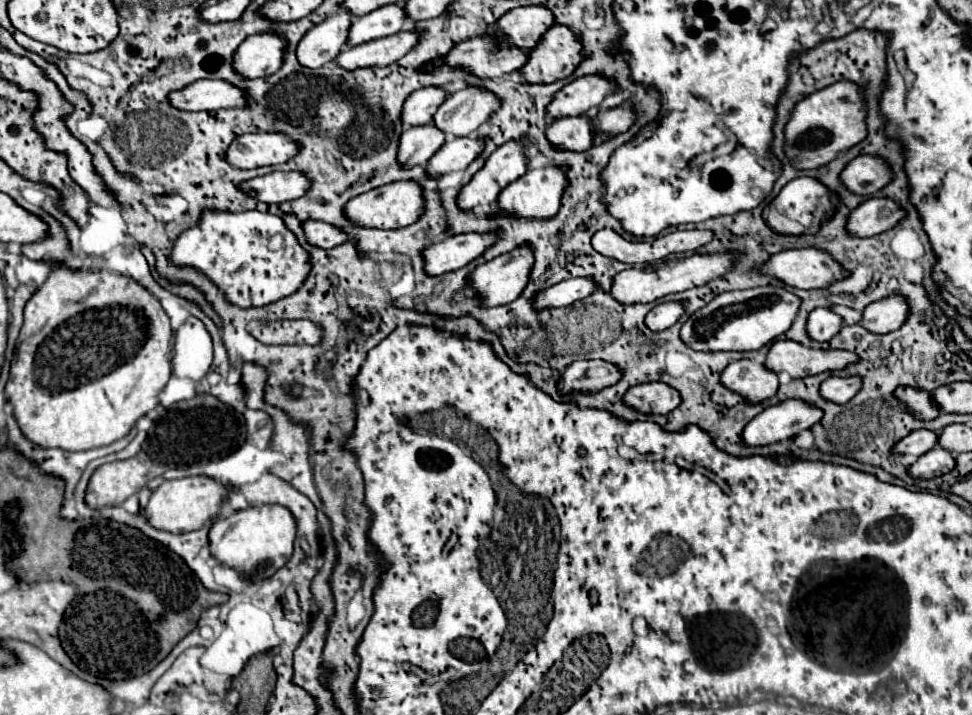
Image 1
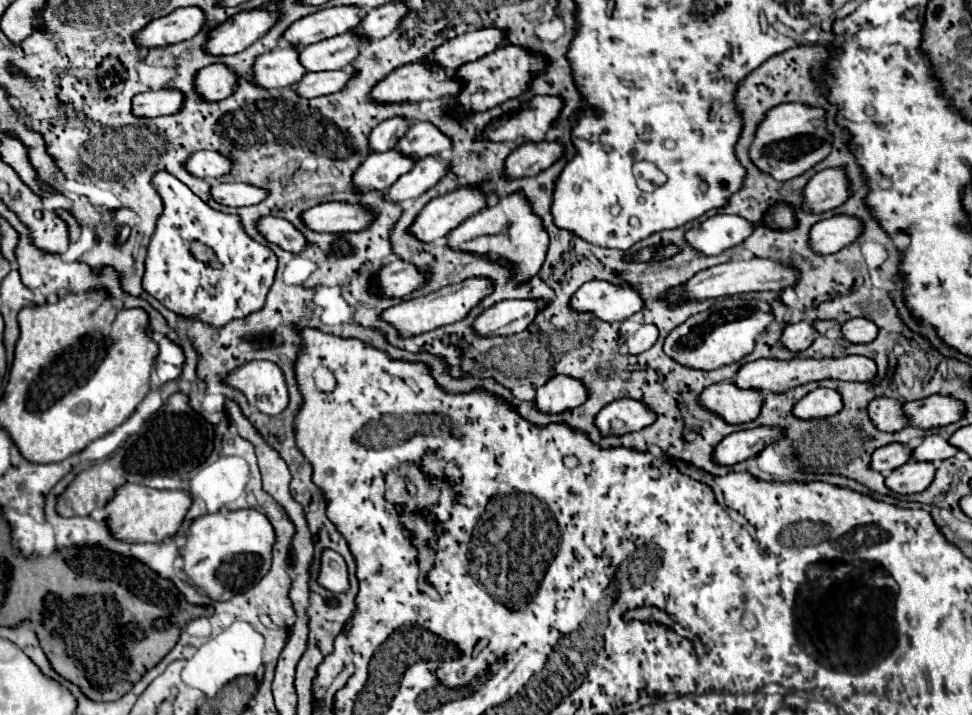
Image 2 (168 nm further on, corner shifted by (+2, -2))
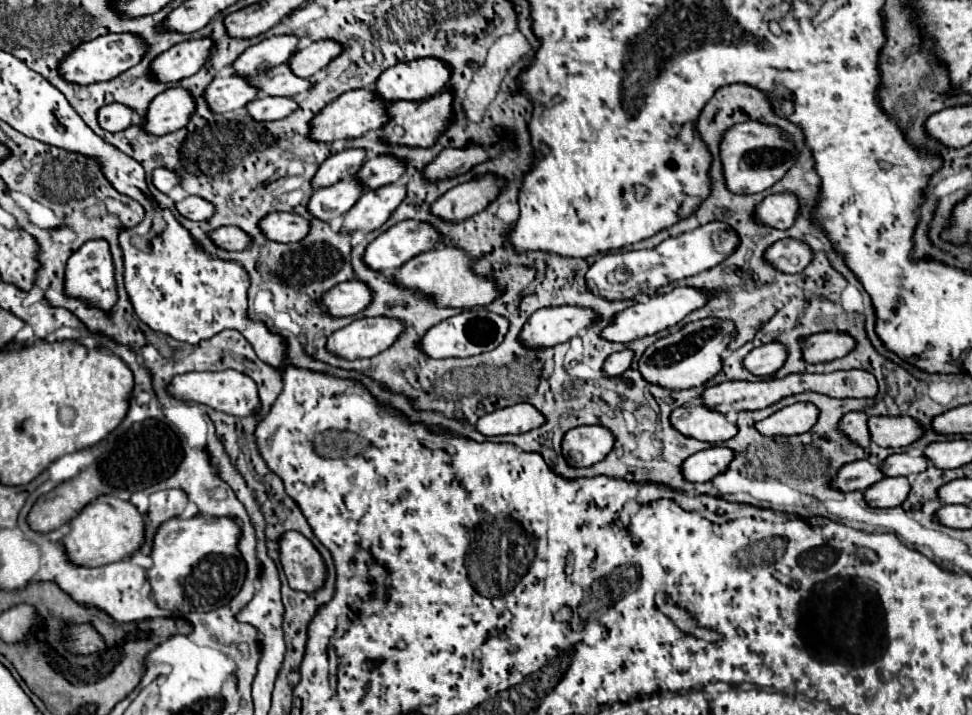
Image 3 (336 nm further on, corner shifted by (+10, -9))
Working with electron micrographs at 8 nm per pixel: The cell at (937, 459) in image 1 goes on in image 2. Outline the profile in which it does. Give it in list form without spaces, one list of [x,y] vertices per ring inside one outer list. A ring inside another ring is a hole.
[[[905,462],[901,468],[893,470],[887,480],[885,486],[891,492],[897,494],[915,494],[915,492],[923,492],[931,480],[935,476],[935,468],[931,462]]]

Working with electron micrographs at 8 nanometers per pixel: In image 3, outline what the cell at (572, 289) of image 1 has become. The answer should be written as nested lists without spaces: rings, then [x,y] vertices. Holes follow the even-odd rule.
[[[479,309],[479,311],[463,311],[451,319],[441,321],[439,325],[435,325],[433,329],[429,329],[425,333],[425,337],[421,339],[421,349],[435,359],[443,359],[443,357],[473,357],[485,351],[493,351],[495,347],[499,347],[505,339],[509,331],[509,321],[493,311],[487,309]]]

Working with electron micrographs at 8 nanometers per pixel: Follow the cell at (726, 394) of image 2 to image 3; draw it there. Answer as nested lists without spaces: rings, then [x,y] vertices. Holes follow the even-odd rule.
[[[701,403],[675,409],[671,415],[671,423],[683,435],[711,443],[723,443],[733,435],[737,435],[737,425],[731,423],[727,415],[709,409]]]

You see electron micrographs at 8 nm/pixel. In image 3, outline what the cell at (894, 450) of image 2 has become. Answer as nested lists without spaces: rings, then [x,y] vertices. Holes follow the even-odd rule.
[[[861,459],[841,467],[837,479],[833,481],[833,487],[841,491],[865,491],[867,487],[871,487],[881,479],[883,479],[883,471],[877,465],[869,463],[867,459]]]

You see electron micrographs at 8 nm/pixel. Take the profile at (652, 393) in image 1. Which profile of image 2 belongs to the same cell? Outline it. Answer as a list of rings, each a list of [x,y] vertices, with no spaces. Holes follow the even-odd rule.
[[[623,398],[607,404],[597,414],[597,428],[601,436],[623,436],[641,430],[655,422],[655,414],[639,400]]]

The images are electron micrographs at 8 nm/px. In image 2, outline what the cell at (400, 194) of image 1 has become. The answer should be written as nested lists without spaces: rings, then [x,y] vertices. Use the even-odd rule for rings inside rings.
[[[325,202],[301,212],[301,220],[315,232],[357,232],[371,224],[373,214],[359,204]]]

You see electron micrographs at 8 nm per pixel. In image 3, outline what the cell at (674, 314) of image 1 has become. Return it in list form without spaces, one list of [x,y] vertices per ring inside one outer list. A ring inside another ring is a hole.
[[[623,349],[623,351],[617,351],[617,353],[613,353],[613,355],[609,355],[607,357],[607,361],[605,361],[605,371],[607,371],[607,375],[613,375],[613,377],[617,377],[617,375],[621,375],[625,369],[629,369],[629,365],[631,365],[631,361],[633,361],[633,357],[635,357],[635,353],[631,351],[631,349]]]

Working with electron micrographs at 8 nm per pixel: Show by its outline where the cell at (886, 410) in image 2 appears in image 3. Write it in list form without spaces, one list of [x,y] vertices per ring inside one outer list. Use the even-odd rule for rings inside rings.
[[[863,411],[847,413],[841,419],[841,431],[845,431],[855,443],[861,443],[861,447],[871,445],[871,435],[869,435],[869,427],[867,427],[867,413],[863,413]]]

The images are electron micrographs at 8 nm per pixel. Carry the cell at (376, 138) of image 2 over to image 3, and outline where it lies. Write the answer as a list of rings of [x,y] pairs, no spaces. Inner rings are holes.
[[[345,149],[337,155],[331,155],[317,171],[315,179],[313,179],[313,187],[327,187],[327,185],[333,185],[341,179],[349,179],[353,177],[361,167],[363,167],[363,161],[365,161],[365,155],[367,151],[365,149]]]

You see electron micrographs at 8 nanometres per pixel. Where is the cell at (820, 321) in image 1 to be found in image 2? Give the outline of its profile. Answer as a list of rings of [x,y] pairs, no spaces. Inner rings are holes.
[[[811,322],[789,324],[789,326],[785,326],[785,330],[781,334],[781,346],[787,348],[789,352],[801,352],[811,346],[815,336],[817,336],[817,332],[811,326]]]

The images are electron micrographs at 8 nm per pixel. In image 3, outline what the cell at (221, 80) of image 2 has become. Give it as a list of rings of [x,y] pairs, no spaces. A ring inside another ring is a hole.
[[[171,87],[157,95],[149,107],[145,129],[153,135],[165,135],[181,129],[195,113],[195,97],[185,87]]]

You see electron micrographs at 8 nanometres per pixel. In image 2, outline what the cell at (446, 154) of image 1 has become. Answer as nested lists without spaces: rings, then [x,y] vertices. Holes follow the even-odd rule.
[[[427,156],[423,160],[417,160],[413,166],[413,172],[407,172],[393,184],[389,190],[383,192],[383,200],[387,202],[405,202],[411,198],[419,198],[423,192],[427,192],[431,186],[435,186],[445,172],[449,170],[449,160],[439,160],[437,156]]]

